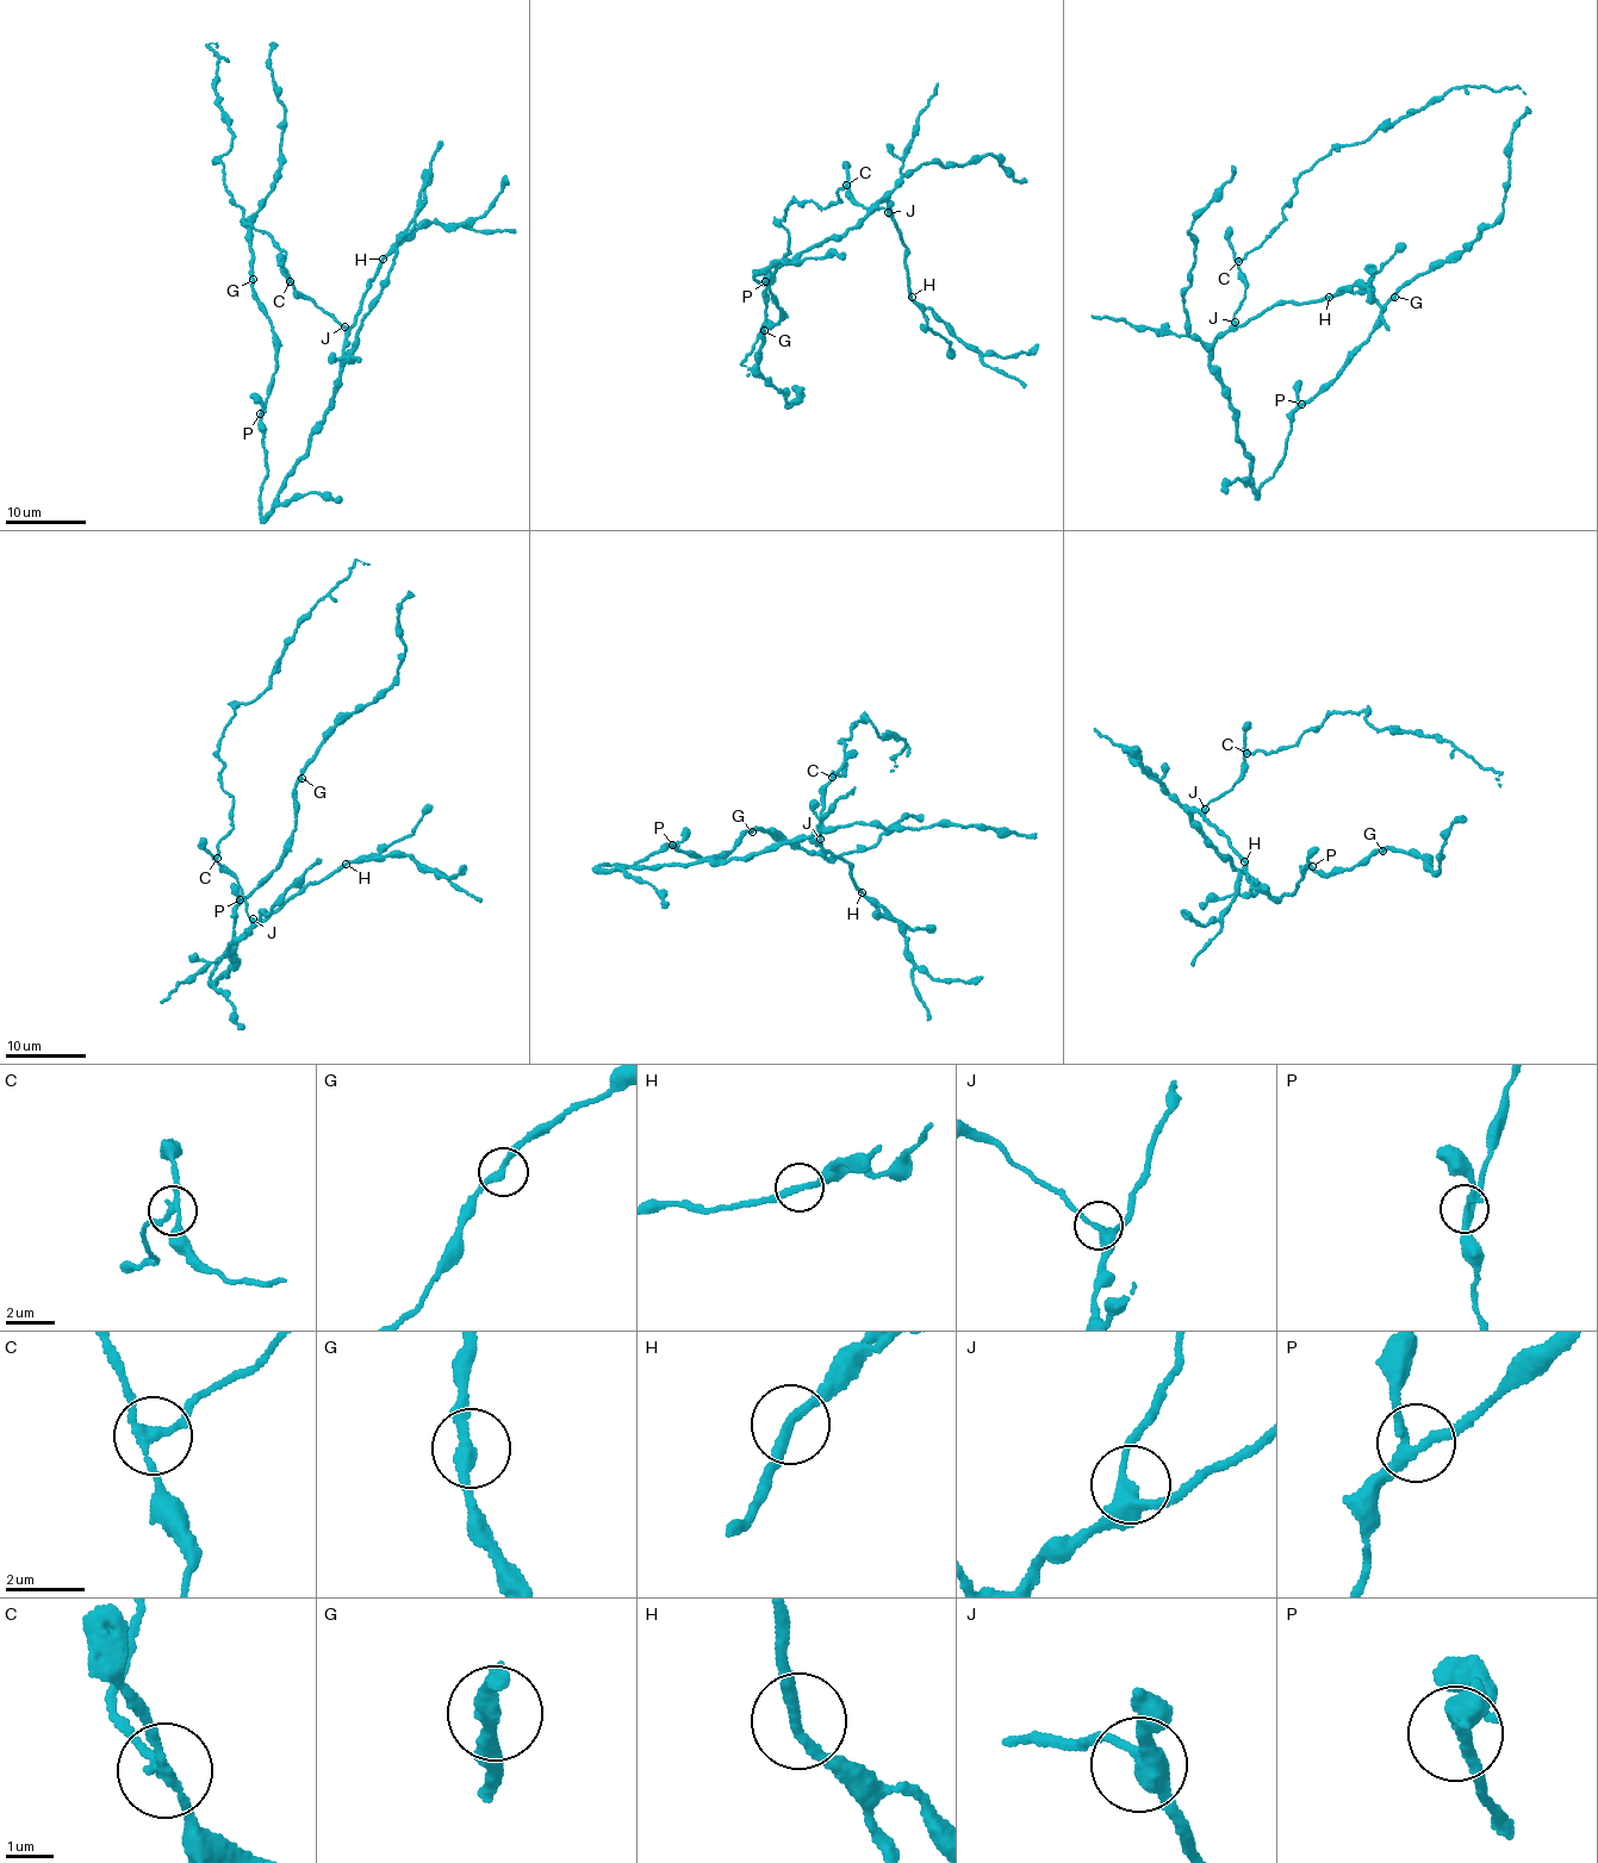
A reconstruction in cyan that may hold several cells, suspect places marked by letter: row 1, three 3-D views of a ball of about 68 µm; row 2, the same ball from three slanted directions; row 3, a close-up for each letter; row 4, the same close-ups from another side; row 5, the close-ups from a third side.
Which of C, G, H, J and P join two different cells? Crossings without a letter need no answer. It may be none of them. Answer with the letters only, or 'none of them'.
C

